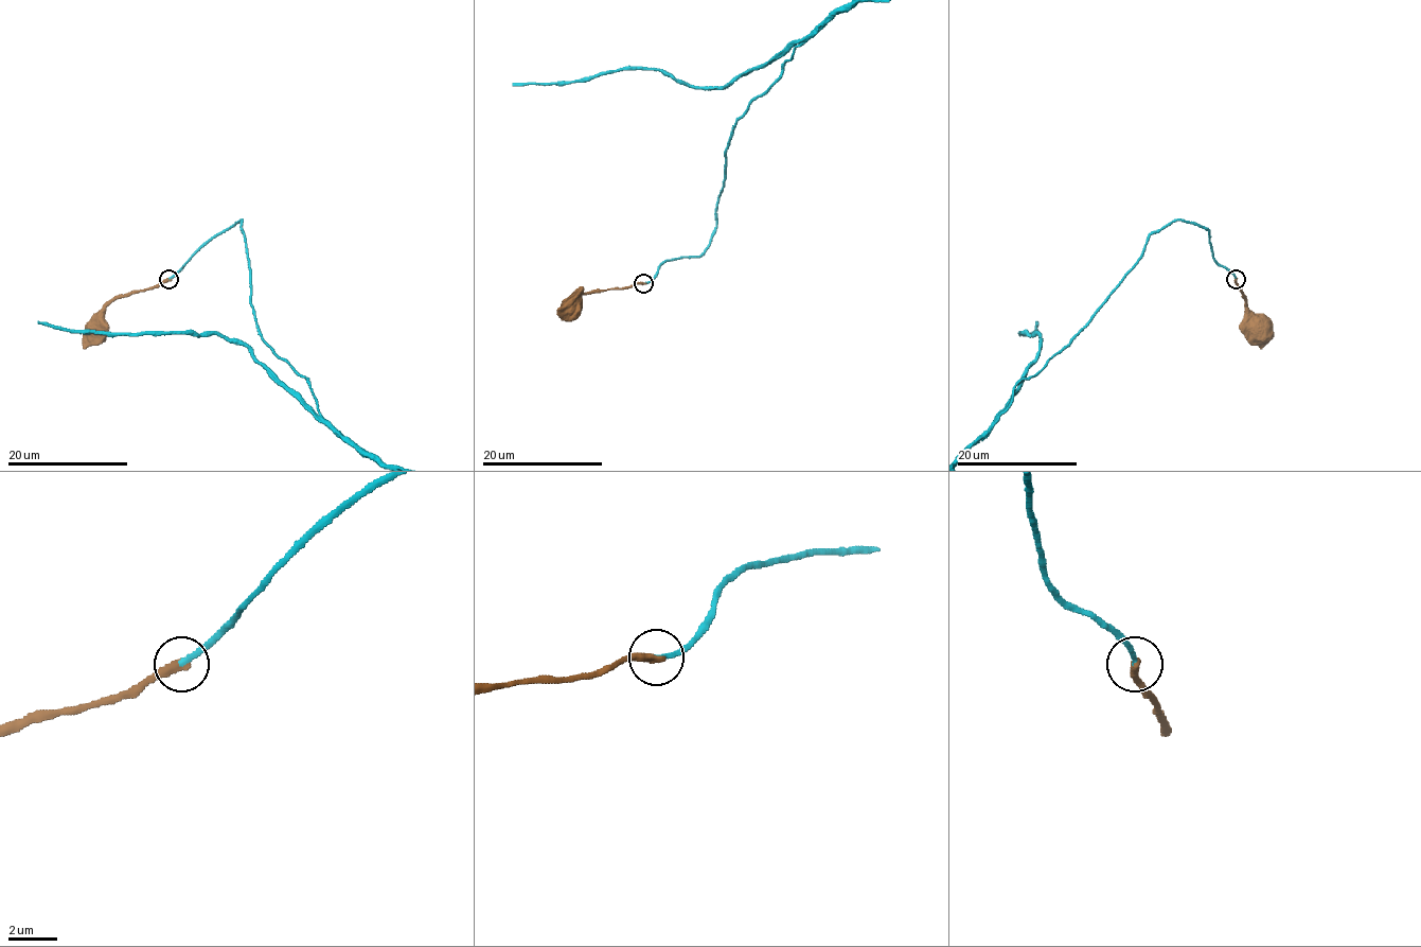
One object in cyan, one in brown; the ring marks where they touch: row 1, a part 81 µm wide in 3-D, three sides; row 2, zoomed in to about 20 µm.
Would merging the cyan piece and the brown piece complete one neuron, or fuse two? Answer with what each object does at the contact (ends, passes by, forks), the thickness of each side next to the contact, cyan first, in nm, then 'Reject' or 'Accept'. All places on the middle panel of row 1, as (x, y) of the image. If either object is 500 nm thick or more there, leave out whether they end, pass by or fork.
At the ring cyan ends. At the ring brown ends. Thickness 200 nm (cyan) against 360 nm. Accept

